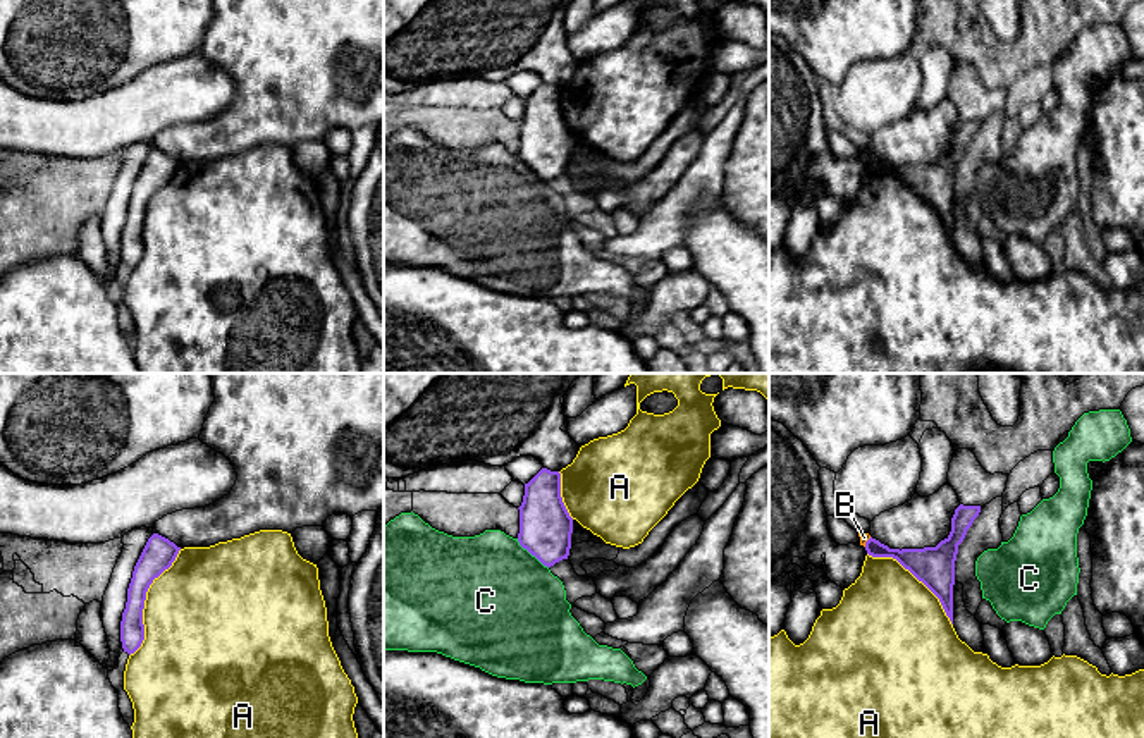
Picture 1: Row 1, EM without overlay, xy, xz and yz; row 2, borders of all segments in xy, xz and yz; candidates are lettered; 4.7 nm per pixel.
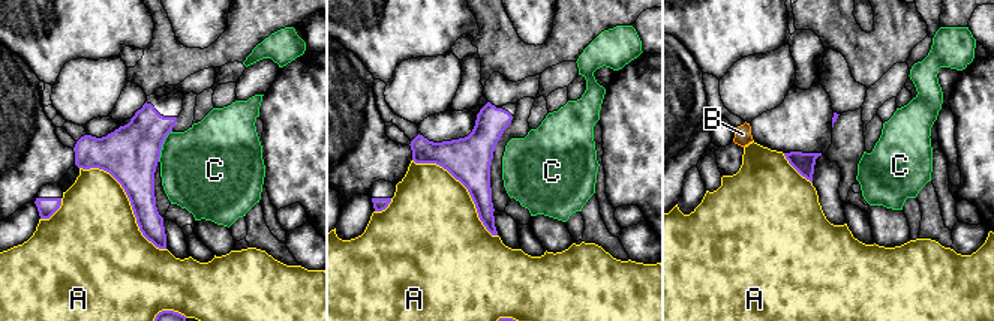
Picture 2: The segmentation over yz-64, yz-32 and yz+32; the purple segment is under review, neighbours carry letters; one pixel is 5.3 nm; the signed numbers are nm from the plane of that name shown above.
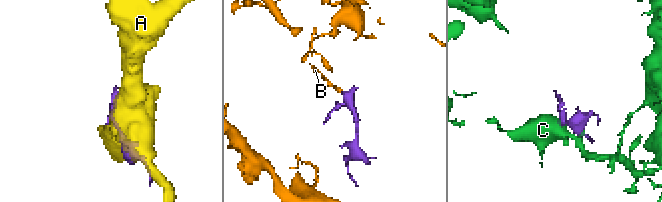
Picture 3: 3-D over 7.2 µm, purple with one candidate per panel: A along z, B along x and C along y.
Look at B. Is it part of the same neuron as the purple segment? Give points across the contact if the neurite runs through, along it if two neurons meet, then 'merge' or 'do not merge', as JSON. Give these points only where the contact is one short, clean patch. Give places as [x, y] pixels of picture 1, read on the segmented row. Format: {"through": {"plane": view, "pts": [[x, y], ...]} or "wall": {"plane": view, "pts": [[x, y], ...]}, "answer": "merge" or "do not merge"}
{"wall": {"plane": "yz", "pts": [[871, 537], [864, 546]]}, "answer": "do not merge"}

